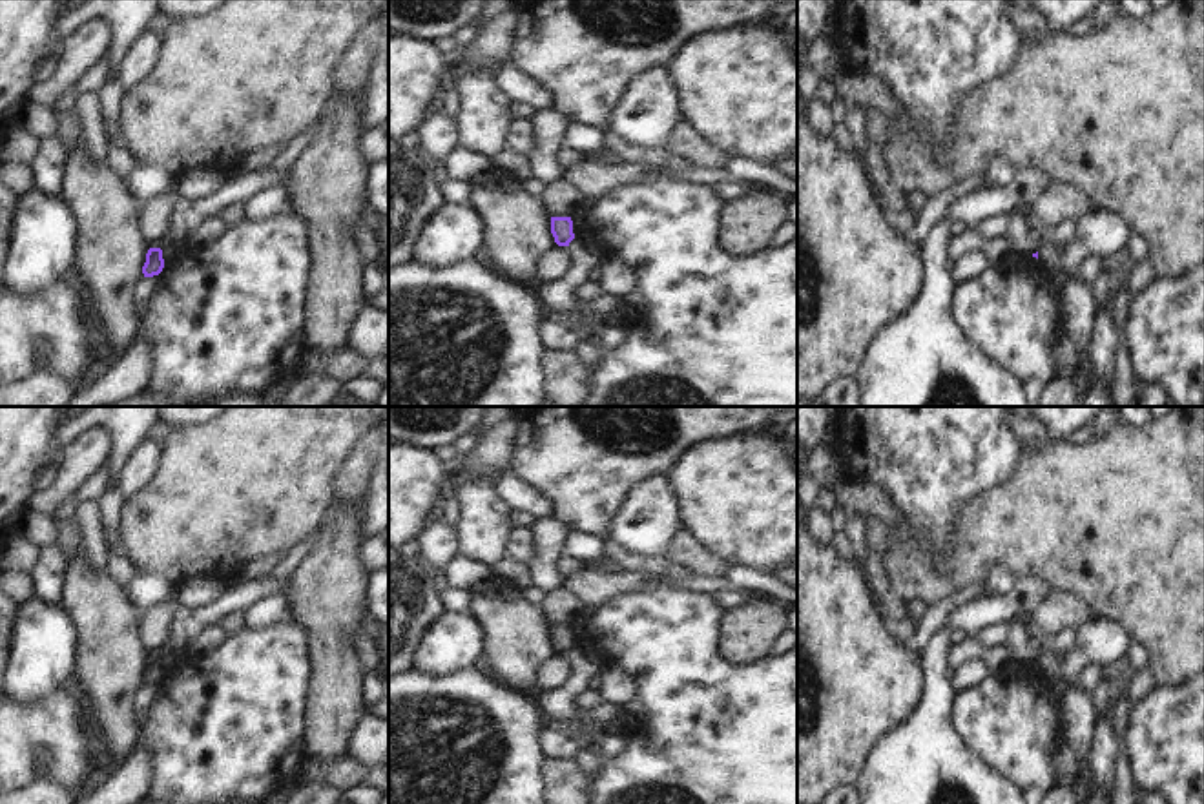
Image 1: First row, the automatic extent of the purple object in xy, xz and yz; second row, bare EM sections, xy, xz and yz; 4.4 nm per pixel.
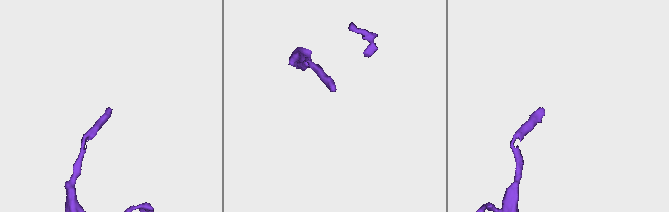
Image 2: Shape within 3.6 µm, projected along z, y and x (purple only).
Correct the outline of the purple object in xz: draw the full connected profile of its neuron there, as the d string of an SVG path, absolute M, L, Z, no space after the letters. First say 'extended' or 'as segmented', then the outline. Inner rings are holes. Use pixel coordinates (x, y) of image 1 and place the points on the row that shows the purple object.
as segmented; M551 217L551 233L558 246L569 246L575 239L571 217Z

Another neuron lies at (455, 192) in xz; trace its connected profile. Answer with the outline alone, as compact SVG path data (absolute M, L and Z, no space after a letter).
M447 179L441 184L441 193L443 193L445 204L471 206L471 197L472 197L471 184Z

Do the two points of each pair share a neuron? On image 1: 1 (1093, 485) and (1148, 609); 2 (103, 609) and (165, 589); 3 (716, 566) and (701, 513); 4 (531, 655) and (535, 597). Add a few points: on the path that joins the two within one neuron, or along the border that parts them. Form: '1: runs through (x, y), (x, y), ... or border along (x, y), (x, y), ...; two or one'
1: runs through (1124, 516), (1148, 540), (1148, 578); one
2: border along (124, 591), (145, 613); two
3: border along (683, 529), (730, 564); two
4: border along (522, 593), (539, 608); two

